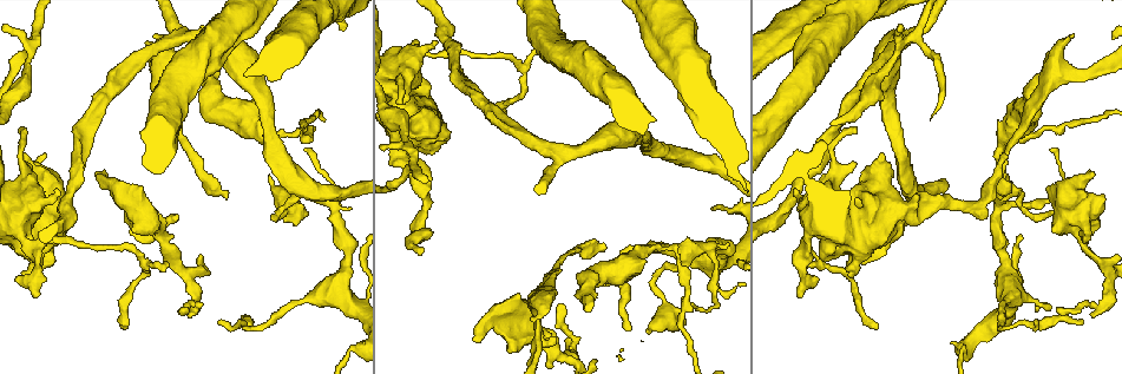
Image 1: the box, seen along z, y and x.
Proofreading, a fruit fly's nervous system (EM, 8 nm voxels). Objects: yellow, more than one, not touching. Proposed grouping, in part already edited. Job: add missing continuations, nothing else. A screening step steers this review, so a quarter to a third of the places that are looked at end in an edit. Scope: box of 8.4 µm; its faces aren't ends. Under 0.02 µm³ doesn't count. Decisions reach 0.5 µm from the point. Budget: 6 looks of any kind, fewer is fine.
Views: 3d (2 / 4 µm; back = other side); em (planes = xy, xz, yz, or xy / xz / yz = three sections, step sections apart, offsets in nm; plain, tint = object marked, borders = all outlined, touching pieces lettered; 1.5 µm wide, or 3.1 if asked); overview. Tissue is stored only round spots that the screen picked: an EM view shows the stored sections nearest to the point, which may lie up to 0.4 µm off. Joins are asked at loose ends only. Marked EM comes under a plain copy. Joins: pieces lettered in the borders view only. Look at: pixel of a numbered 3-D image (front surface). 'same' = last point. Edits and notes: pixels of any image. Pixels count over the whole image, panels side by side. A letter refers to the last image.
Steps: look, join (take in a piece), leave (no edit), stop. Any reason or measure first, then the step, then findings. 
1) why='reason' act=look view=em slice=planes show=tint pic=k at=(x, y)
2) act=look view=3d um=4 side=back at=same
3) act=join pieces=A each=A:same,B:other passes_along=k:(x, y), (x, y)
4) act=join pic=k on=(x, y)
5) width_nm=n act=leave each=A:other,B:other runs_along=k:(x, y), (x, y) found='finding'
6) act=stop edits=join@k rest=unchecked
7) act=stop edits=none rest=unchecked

why='tapers out' act=look view=em slice=planes show=borders pic=1 at=(293, 224)

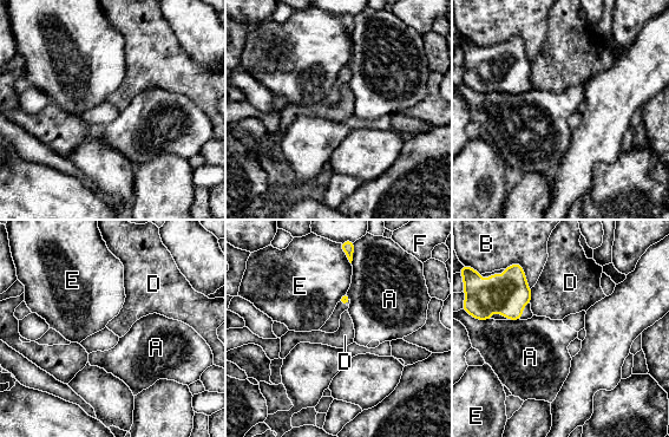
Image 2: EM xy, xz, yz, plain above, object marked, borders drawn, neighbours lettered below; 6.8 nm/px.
act=leave each=A:other,B:other,D:other,E:other,F:other border=2:(340, 243), (351, 263) found='no lettered piece goes on from it'

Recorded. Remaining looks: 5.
why='thin end' act=look view=3d um=4 pic=1 at=(604, 248)

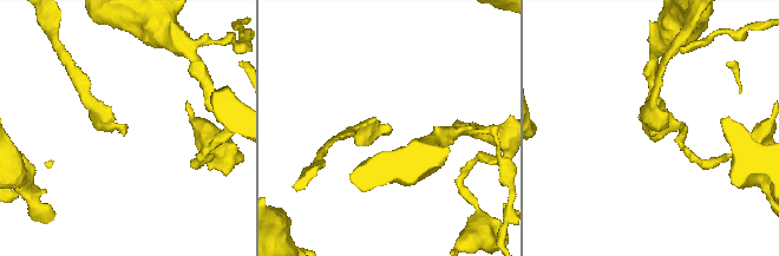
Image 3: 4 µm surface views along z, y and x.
why='now the EM' act=look view=em slice=xz step=8 show=borders pic=3 at=(652, 133)

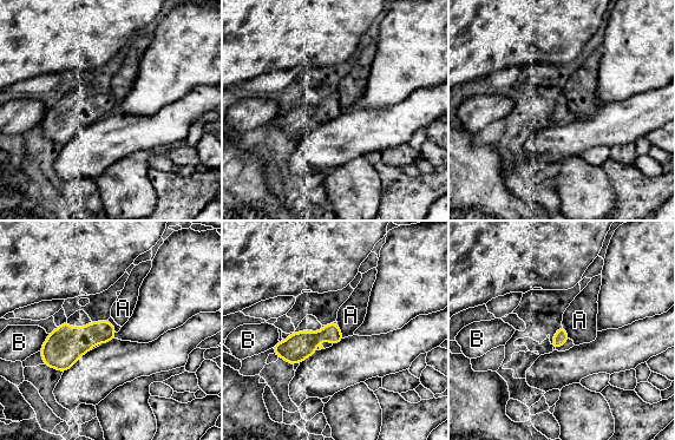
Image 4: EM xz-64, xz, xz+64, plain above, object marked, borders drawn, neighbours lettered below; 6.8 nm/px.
act=leave each=A:other,B:other border=4:(336, 323), (343, 337) found='no lettered piece goes on from it'

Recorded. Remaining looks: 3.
why='branch stops here' act=look view=em slice=planes show=borders pic=1 at=(177, 221)

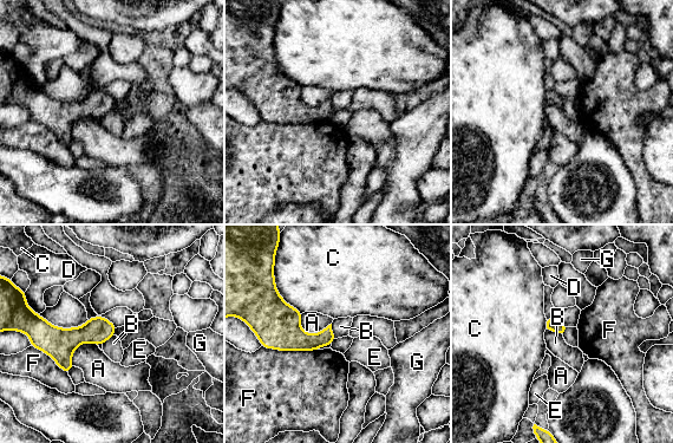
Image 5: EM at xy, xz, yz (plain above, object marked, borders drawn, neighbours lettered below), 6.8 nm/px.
act=leave each=A:other,B:other,C:other,D:other,E:other,F:other,G:other border=5:(117, 327), (112, 334) found='no lettered piece goes on from it'

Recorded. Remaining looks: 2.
act=stop edits=none rest=unchecked

